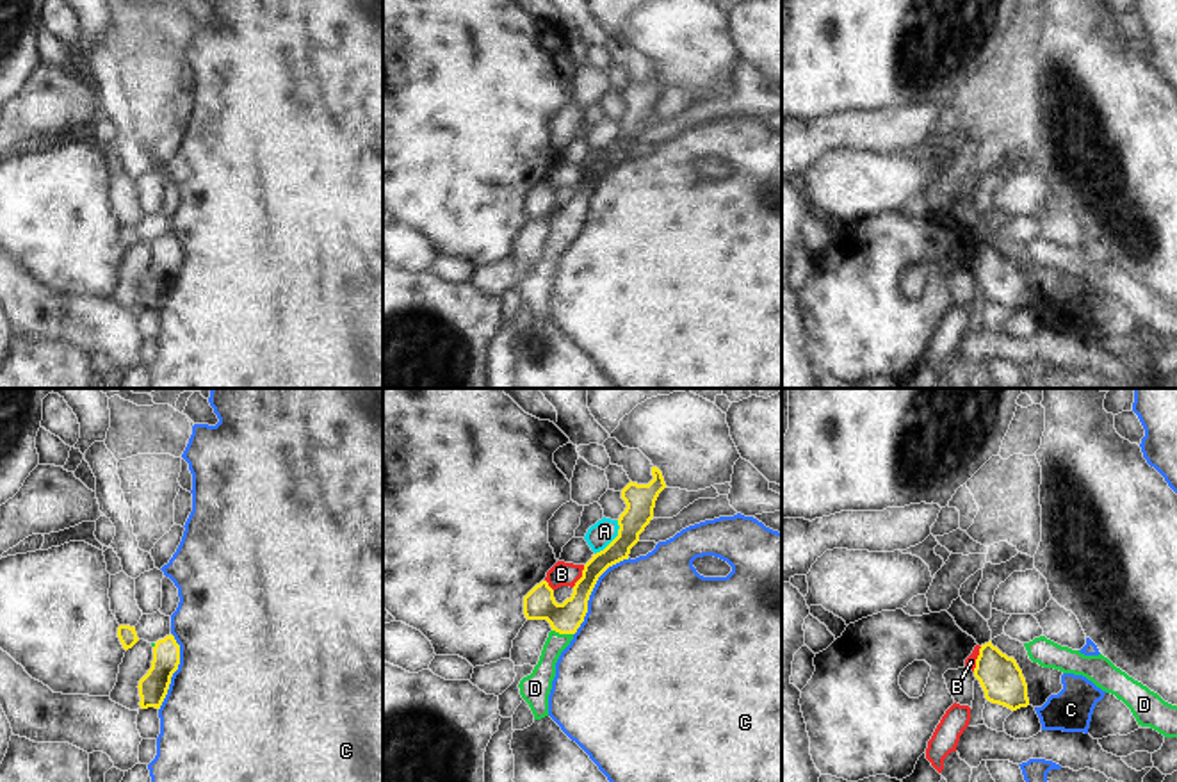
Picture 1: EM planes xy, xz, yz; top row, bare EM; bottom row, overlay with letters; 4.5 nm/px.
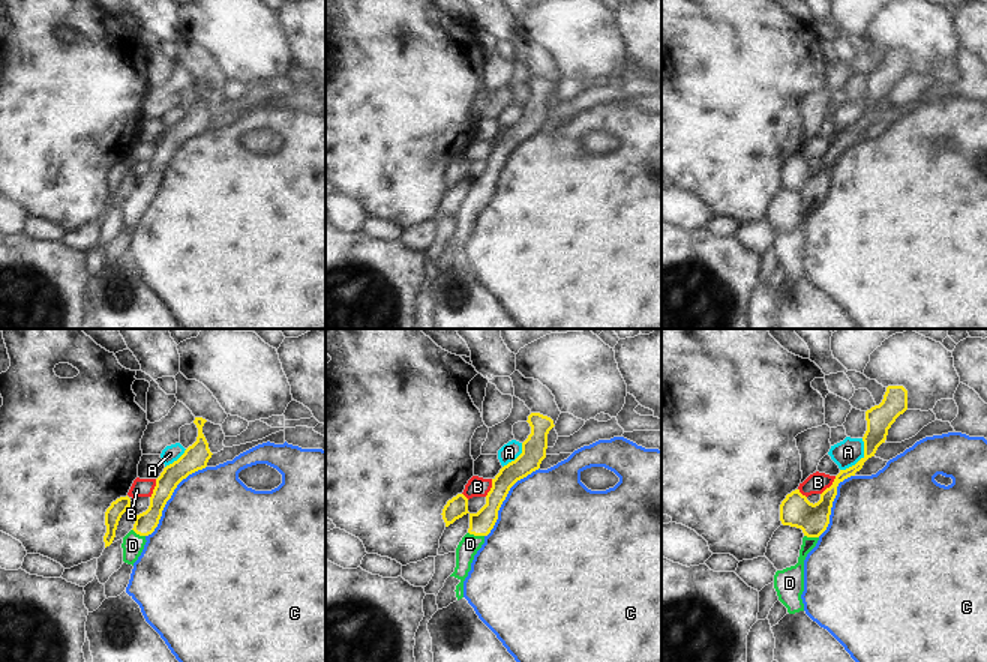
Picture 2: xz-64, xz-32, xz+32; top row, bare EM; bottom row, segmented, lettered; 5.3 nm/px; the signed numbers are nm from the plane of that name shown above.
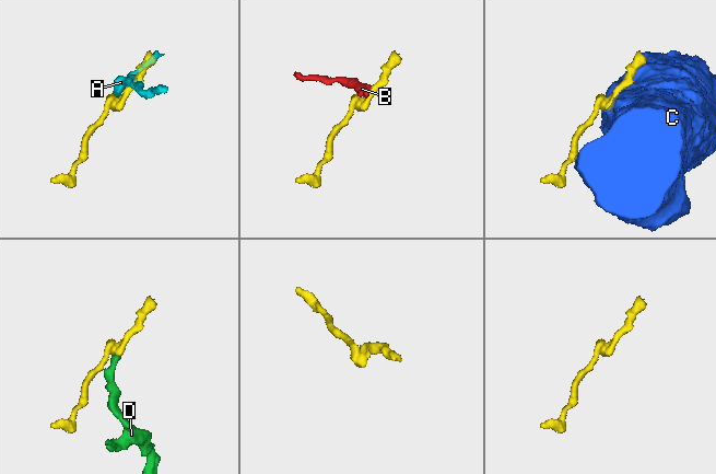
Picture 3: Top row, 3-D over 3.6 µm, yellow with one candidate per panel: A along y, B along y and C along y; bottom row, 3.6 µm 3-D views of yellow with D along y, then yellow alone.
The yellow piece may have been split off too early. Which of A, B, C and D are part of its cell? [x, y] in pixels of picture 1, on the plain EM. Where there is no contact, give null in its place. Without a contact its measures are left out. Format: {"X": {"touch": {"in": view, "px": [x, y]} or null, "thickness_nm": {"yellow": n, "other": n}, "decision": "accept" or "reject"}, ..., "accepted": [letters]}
{"A": {"touch": {"in": "xz", "px": [615, 139]}, "thickness_nm": {"yellow": 140, "other": 110}, "decision": "reject"}, "B": {"touch": {"in": "yz", "px": [976, 260]}, "thickness_nm": {"yellow": 190, "other": 50}, "decision": "reject"}, "C": {"touch": {"in": "xz", "px": [592, 191]}, "thickness_nm": {"yellow": 140, "other": 500}, "decision": "reject"}, "D": {"touch": {"in": "xz", "px": [563, 234]}, "thickness_nm": {"yellow": 140, "other": 110}, "decision": "accept"}, "accepted": ["D"]}

